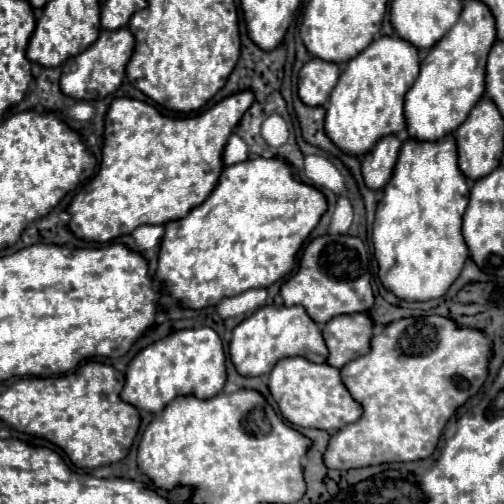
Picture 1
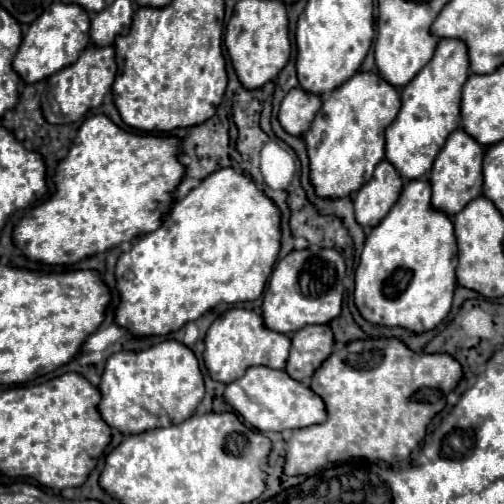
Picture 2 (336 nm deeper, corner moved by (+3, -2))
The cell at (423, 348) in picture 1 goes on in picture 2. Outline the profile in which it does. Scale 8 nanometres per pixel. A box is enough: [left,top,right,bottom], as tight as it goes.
[283,337,461,475]

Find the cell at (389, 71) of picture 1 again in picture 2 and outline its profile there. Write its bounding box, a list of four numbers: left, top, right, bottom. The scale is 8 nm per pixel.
[303,73,401,197]

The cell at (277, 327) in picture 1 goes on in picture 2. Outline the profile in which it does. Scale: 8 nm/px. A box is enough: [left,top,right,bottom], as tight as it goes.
[203,309,291,383]

